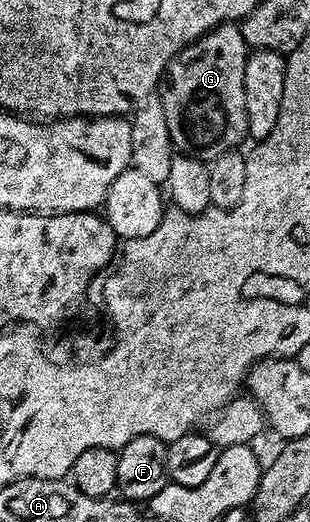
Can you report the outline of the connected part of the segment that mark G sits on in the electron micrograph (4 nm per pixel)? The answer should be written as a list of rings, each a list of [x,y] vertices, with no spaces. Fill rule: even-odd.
[[[221,24],[215,29],[203,34],[201,38],[195,39],[191,45],[184,47],[171,62],[168,63],[167,71],[162,79],[162,85],[158,90],[158,100],[162,104],[162,108],[166,112],[166,125],[170,128],[170,140],[173,147],[183,157],[196,158],[199,162],[205,164],[214,161],[226,152],[237,149],[241,144],[240,141],[245,141],[248,138],[248,121],[246,120],[246,60],[249,56],[248,45],[246,40],[242,40],[242,32],[239,25],[236,24]]]

